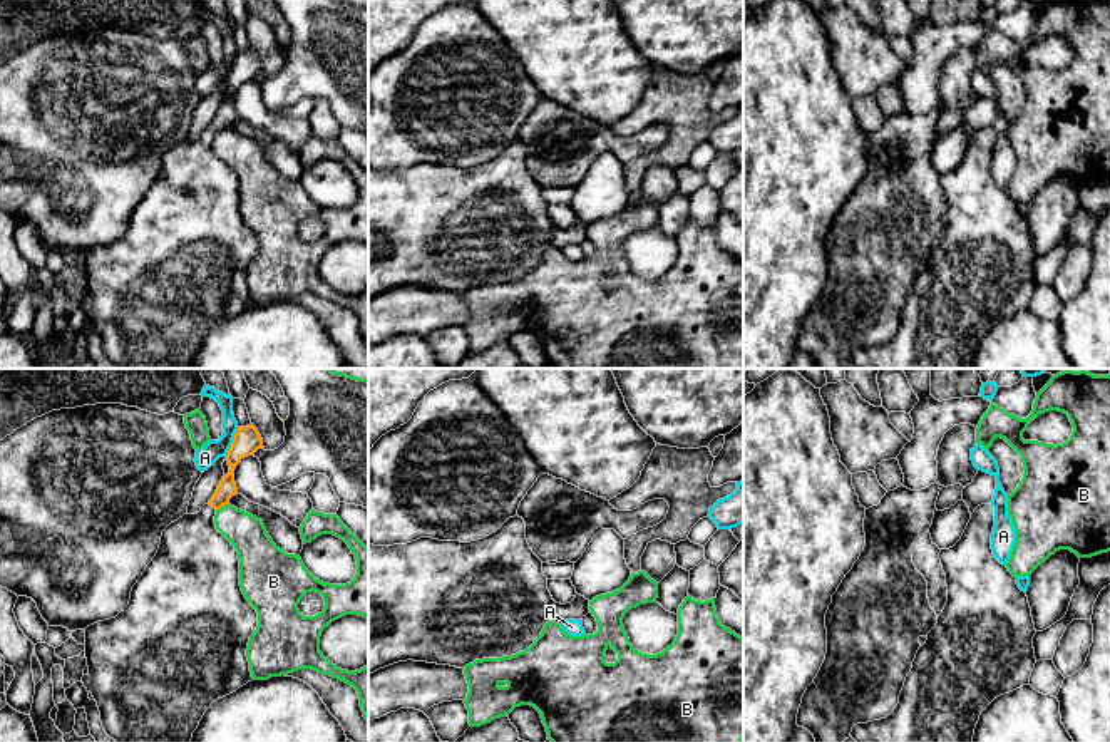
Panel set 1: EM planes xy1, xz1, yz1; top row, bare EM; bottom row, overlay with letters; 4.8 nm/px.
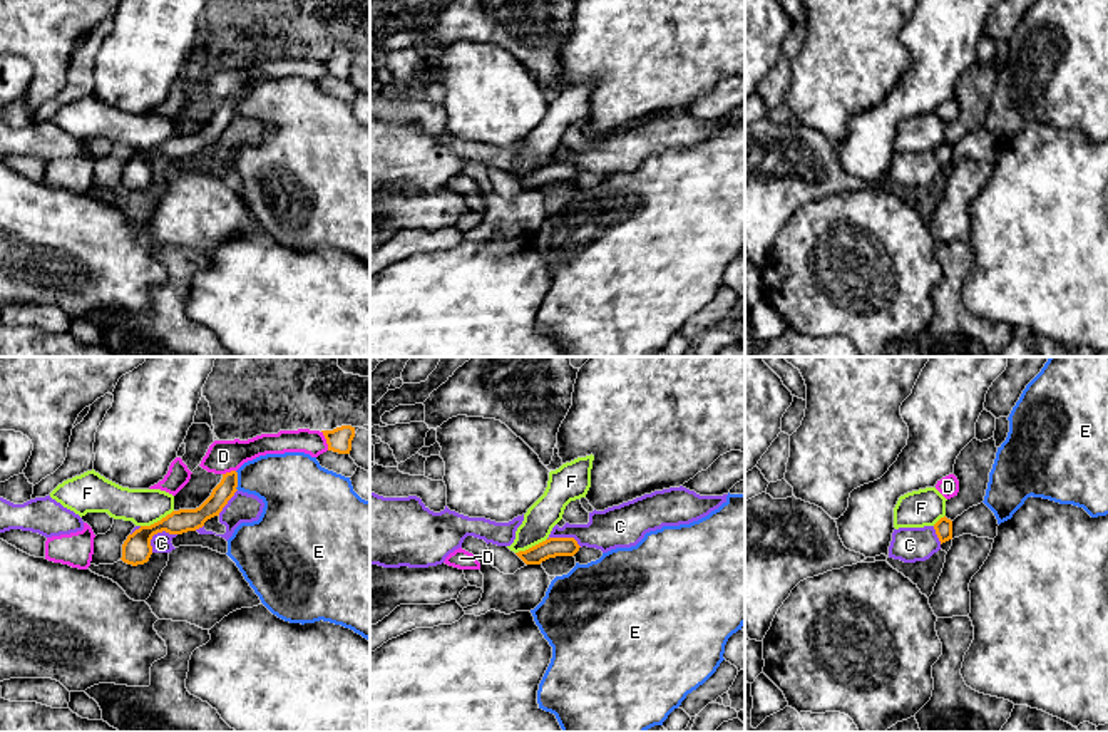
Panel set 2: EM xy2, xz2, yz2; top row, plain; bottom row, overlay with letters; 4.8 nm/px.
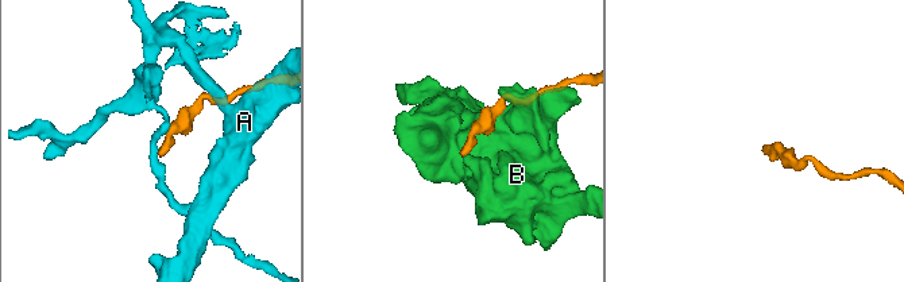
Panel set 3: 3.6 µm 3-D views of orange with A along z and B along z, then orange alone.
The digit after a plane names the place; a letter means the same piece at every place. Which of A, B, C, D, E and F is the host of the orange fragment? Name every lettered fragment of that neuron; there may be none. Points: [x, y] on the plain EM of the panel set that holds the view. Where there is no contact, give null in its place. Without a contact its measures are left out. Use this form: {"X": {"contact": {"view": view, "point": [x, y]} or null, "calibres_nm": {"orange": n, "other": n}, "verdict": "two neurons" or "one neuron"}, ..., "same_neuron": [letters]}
{"A": {"contact": {"view": "xy1", "point": [233, 67]}, "calibres_nm": {"orange": 130, "other": 100}, "verdict": "two neurons"}, "B": {"contact": {"view": "xy1", "point": [221, 131]}, "calibres_nm": {"orange": 90, "other": 180}, "verdict": "two neurons"}, "C": {"contact": {"view": "xy2", "point": [156, 158]}, "calibres_nm": {"orange": 140, "other": 100}, "verdict": "two neurons"}, "D": {"contact": {"view": "xy2", "point": [327, 66]}, "calibres_nm": {"orange": 120, "other": 120}, "verdict": "two neurons"}, "E": {"contact": {"view": "xy2", "point": [236, 106]}, "calibres_nm": {"orange": 90, "other": 300}, "verdict": "two neurons"}, "F": {"contact": {"view": "xy2", "point": [158, 146]}, "calibres_nm": {"orange": 140, "other": 180}, "verdict": "two neurons"}, "same_neuron": []}

